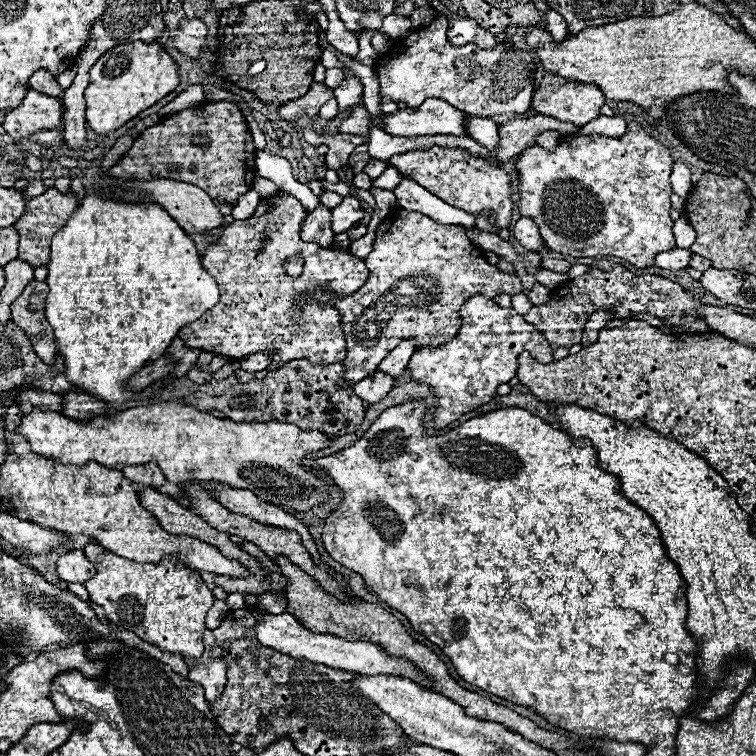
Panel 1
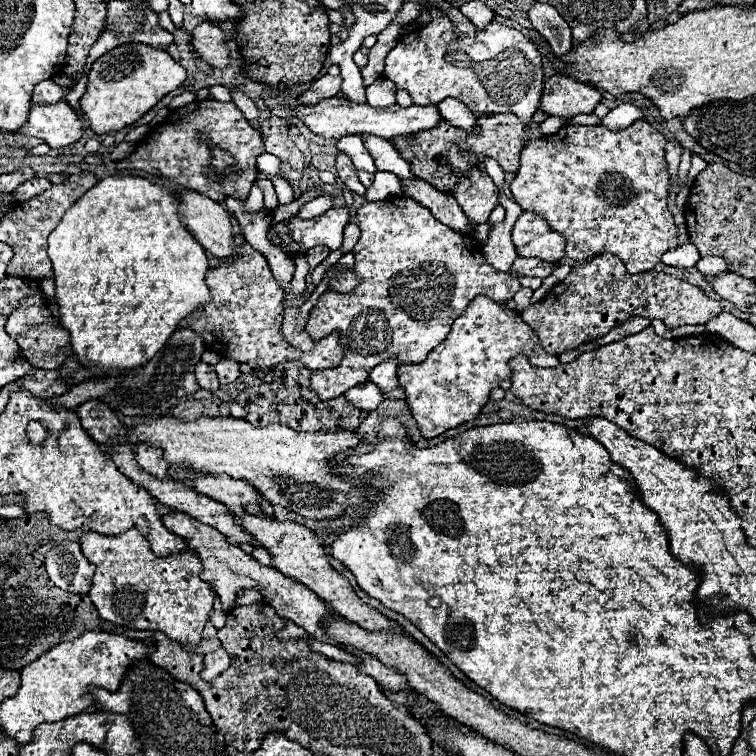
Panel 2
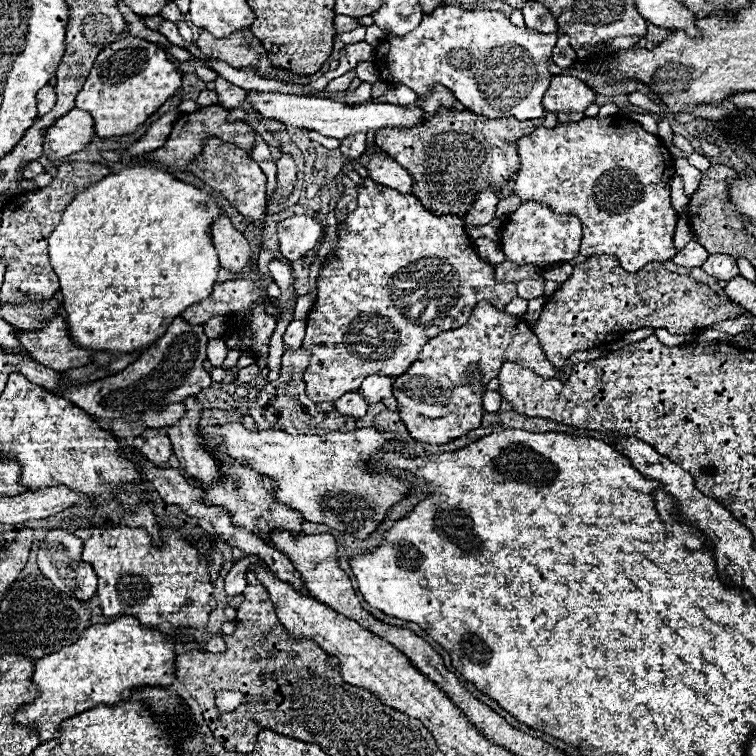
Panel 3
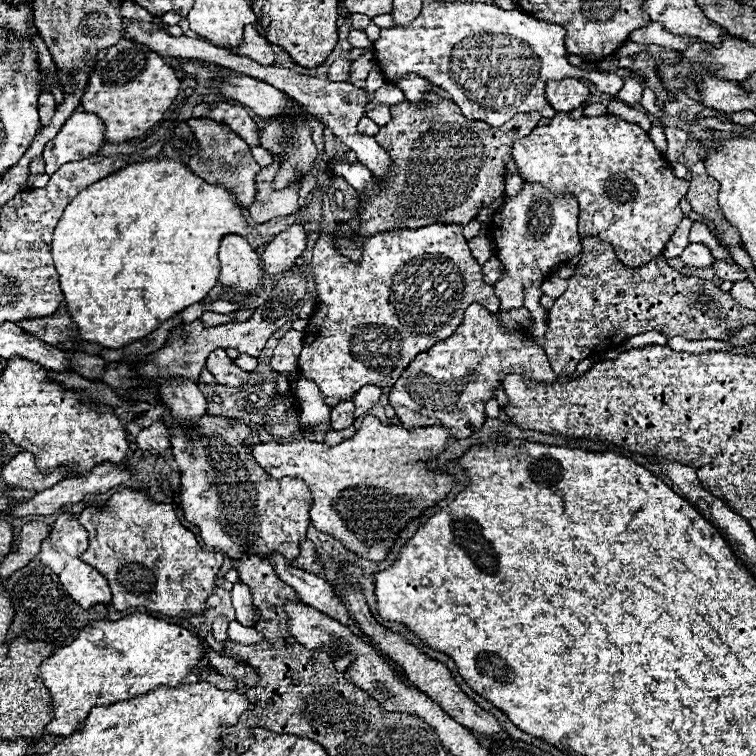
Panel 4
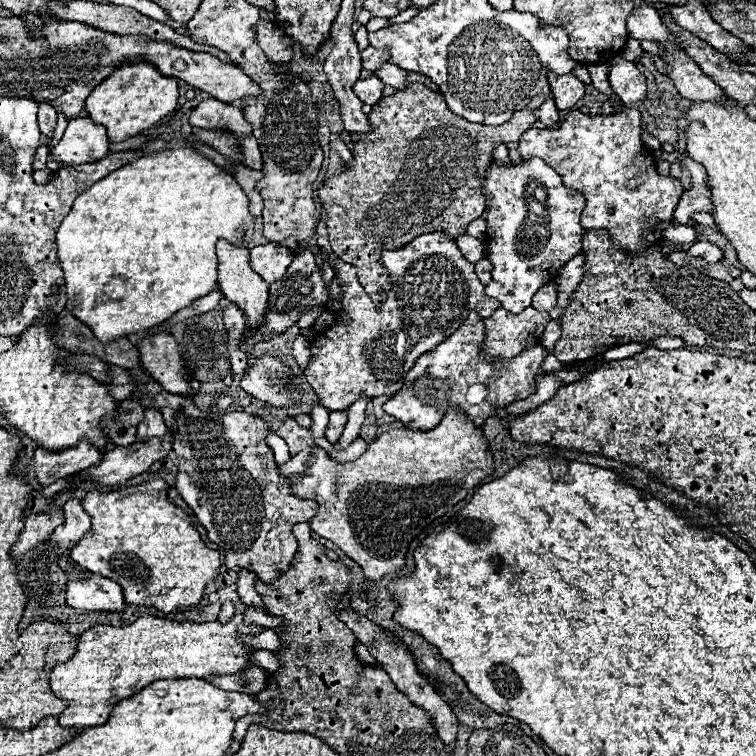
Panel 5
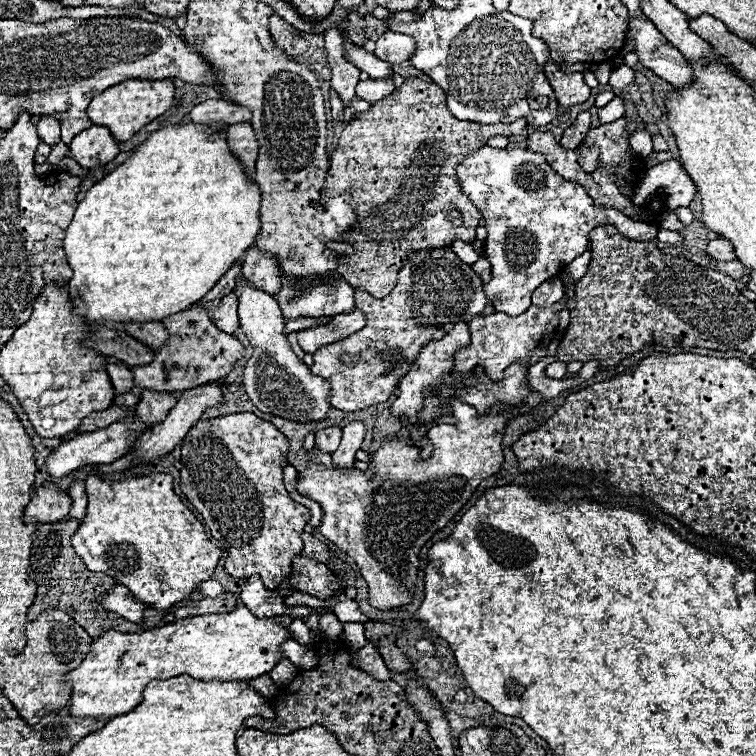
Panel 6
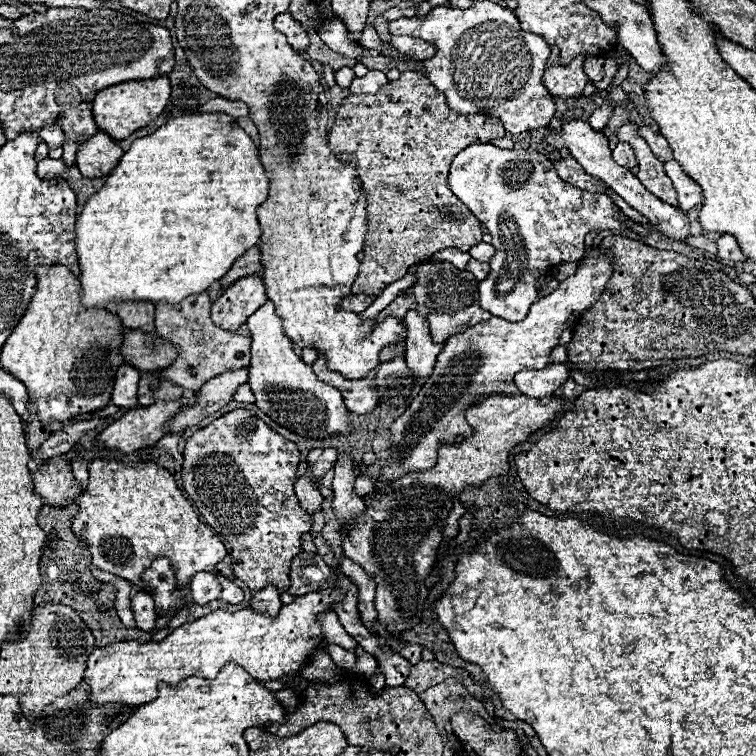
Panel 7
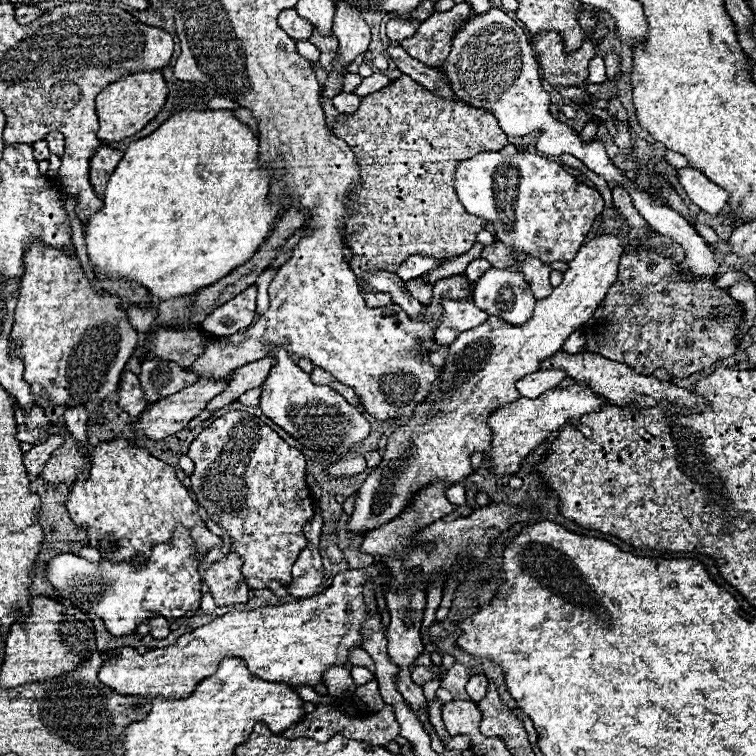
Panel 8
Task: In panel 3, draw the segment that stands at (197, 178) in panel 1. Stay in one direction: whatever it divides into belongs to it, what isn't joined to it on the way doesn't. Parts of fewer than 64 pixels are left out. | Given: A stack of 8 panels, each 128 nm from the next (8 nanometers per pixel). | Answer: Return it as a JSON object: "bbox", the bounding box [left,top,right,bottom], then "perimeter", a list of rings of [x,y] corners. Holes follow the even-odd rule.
{"bbox":[138,104,256,172],"perimeter":[[[218,104],[214,106],[204,106],[200,108],[198,112],[182,112],[178,116],[178,120],[174,122],[172,126],[172,132],[166,140],[166,144],[154,152],[148,152],[144,156],[138,158],[138,162],[156,162],[160,166],[168,166],[168,168],[174,168],[174,170],[180,170],[180,172],[190,172],[188,170],[188,164],[202,152],[204,148],[204,142],[208,138],[220,138],[224,142],[232,142],[236,144],[238,148],[242,148],[246,154],[252,152],[254,144],[256,144],[256,136],[254,136],[254,130],[248,126],[248,124],[242,124],[242,122],[228,122],[228,114],[230,110],[228,108],[222,108]]]}

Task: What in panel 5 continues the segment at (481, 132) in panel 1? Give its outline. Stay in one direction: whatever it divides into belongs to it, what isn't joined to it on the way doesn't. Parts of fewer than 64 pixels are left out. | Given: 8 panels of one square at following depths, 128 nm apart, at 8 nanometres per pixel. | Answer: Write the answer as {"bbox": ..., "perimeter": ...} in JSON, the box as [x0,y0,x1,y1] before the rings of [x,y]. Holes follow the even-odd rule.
{"bbox":[376,64,408,90],"perimeter":[[[384,64],[378,72],[376,72],[376,76],[384,82],[384,84],[388,84],[388,86],[392,86],[392,88],[396,88],[396,90],[406,90],[408,88],[408,80],[406,80],[406,70],[402,70],[402,68],[398,68],[398,66],[394,66],[394,64]]]}

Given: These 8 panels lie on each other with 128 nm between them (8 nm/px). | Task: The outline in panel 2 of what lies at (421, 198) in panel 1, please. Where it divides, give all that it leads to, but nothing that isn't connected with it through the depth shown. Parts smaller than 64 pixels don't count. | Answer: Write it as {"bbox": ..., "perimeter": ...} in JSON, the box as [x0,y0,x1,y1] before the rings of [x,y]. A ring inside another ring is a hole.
{"bbox":[362,134,414,182],"perimeter":[[[364,134],[362,140],[364,140],[366,150],[374,158],[378,170],[394,172],[398,178],[402,178],[406,182],[414,178],[414,174],[410,172],[410,164],[404,158],[400,158],[398,150],[388,140],[382,140],[382,138],[372,136],[372,134]]]}

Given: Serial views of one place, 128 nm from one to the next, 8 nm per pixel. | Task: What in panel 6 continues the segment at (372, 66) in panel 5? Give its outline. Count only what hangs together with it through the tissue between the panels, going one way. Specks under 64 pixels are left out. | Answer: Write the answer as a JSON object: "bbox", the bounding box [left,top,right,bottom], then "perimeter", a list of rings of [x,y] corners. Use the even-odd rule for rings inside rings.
{"bbox":[374,32,416,64],"perimeter":[[[384,32],[376,40],[374,54],[380,60],[386,60],[390,64],[400,64],[400,62],[410,58],[414,48],[416,48],[416,44],[410,36],[404,36],[404,34],[398,34],[398,32]]]}

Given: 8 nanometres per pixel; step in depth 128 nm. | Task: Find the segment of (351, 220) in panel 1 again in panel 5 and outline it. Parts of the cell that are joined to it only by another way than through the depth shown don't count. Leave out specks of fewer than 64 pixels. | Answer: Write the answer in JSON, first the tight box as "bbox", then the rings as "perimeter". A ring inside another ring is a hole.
{"bbox":[250,242,294,284],"perimeter":[[[270,242],[264,246],[256,246],[250,250],[250,264],[252,268],[268,282],[272,284],[274,280],[280,280],[288,266],[294,260],[294,250],[290,250],[288,246]]]}

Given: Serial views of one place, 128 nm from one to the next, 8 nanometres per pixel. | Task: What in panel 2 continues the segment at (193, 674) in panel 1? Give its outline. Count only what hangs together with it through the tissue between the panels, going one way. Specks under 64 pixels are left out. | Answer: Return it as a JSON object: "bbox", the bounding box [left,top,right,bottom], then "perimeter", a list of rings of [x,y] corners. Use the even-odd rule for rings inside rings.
{"bbox":[200,648,230,682],"perimeter":[[[218,648],[216,652],[210,652],[204,656],[204,670],[200,672],[200,678],[204,682],[212,682],[216,676],[220,676],[230,666],[230,658],[224,648]]]}

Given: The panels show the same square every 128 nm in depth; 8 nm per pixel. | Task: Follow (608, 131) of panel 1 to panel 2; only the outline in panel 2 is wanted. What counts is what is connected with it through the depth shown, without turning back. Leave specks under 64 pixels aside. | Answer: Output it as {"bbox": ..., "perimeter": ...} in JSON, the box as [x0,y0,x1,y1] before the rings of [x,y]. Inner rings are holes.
{"bbox":[600,104,642,130],"perimeter":[[[620,104],[618,108],[610,110],[606,118],[600,120],[600,126],[608,128],[608,130],[620,130],[620,128],[626,128],[630,126],[634,120],[642,120],[642,110],[638,110],[636,106],[632,104]]]}

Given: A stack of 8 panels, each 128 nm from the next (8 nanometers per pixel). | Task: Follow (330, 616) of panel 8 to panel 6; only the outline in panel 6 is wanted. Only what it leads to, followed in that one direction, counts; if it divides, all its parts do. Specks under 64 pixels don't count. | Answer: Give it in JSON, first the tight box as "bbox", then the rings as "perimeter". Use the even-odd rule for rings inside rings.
{"bbox":[66,606,292,718],"perimeter":[[[236,606],[232,612],[184,618],[140,634],[104,632],[92,640],[82,664],[66,676],[72,686],[70,714],[78,718],[126,714],[140,704],[144,686],[156,678],[188,674],[196,680],[250,680],[268,674],[284,658],[280,644],[292,638],[286,630],[290,622],[290,616],[278,616],[276,620],[256,618],[246,606]]]}

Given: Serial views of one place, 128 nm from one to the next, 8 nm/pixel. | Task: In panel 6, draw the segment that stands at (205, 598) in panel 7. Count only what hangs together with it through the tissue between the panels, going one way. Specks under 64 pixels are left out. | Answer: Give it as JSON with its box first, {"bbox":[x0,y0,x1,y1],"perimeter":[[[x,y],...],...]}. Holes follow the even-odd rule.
{"bbox":[198,580,224,598],"perimeter":[[[214,580],[202,582],[202,584],[198,586],[198,590],[200,590],[204,596],[208,596],[210,598],[218,598],[218,596],[224,592],[224,588],[222,588],[218,582],[214,582]]]}

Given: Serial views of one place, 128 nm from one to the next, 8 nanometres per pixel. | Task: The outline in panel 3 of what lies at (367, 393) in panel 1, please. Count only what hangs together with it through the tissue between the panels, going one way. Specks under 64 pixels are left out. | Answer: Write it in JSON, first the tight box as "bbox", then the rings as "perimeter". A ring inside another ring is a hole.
{"bbox":[334,390,368,418],"perimeter":[[[358,390],[346,392],[334,404],[336,404],[338,412],[342,412],[344,416],[358,416],[358,418],[362,418],[366,414],[366,410],[368,410],[368,402]]]}

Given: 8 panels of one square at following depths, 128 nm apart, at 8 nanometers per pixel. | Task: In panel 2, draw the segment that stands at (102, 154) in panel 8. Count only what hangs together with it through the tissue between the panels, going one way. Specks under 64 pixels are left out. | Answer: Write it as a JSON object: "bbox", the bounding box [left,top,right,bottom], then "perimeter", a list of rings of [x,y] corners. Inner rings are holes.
{"bbox":[16,100,84,148],"perimeter":[[[64,100],[44,106],[32,104],[28,122],[16,130],[16,134],[46,140],[50,148],[66,148],[78,142],[82,132],[84,132],[82,120]]]}

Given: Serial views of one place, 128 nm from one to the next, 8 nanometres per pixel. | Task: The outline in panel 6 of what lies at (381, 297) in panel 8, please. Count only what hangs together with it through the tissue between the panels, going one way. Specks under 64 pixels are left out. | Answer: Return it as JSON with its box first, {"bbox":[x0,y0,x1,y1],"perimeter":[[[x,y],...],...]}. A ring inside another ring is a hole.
{"bbox":[274,276,354,320],"perimeter":[[[286,276],[282,280],[280,290],[274,294],[276,302],[282,308],[284,320],[296,320],[300,316],[310,316],[310,318],[320,318],[320,316],[336,316],[342,312],[352,312],[354,310],[354,288],[344,280],[344,278],[332,278],[332,280],[308,280],[308,282],[300,282],[290,276]]]}

